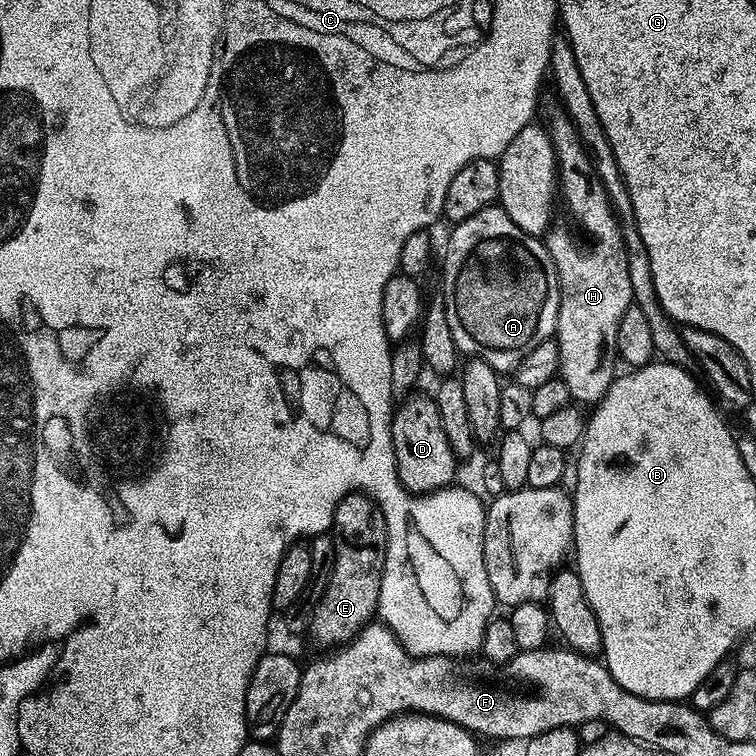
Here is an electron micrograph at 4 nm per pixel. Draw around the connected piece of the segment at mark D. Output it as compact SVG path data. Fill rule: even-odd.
M408 394L404 400L395 405L392 413L392 445L396 459L396 473L410 491L413 493L435 492L439 488L447 487L453 483L456 476L458 461L456 455L450 450L450 442L446 438L446 430L442 426L442 414L438 414L438 406L431 395L414 396Z

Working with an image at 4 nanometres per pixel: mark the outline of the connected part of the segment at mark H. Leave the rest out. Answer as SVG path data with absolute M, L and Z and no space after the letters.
M561 114L552 120L552 128L550 127L550 135L552 137L552 146L556 150L556 175L558 177L558 200L564 203L564 209L555 213L554 219L551 221L550 227L546 233L546 243L548 245L548 253L556 267L556 273L560 279L560 305L558 306L558 322L556 323L556 335L554 337L558 346L558 354L560 355L560 366L558 369L559 379L566 382L566 390L569 397L573 401L582 400L587 406L595 406L600 403L600 399L606 394L606 390L612 384L613 380L618 375L618 369L615 364L618 364L616 354L616 339L618 338L618 322L622 322L622 314L626 314L626 310L633 307L634 301L632 298L632 287L630 286L630 270L628 269L628 254L624 245L624 230L620 222L620 217L617 216L615 208L612 207L611 199L608 197L607 190L604 188L604 183L592 166L592 158L588 154L587 148L580 140L579 133L576 132L575 125L567 115Z

